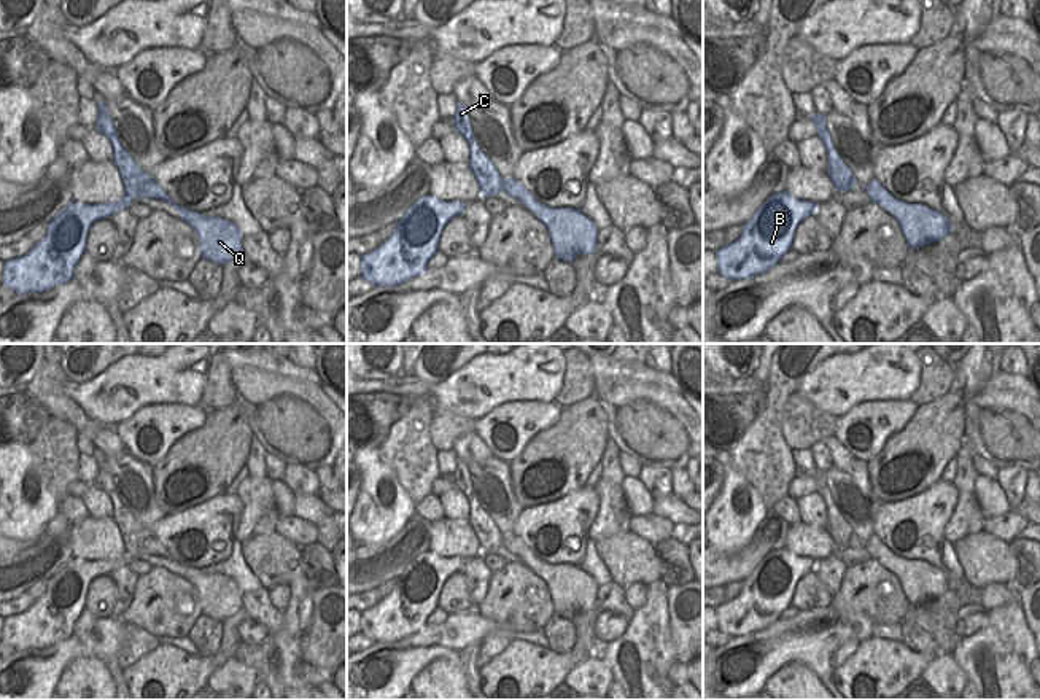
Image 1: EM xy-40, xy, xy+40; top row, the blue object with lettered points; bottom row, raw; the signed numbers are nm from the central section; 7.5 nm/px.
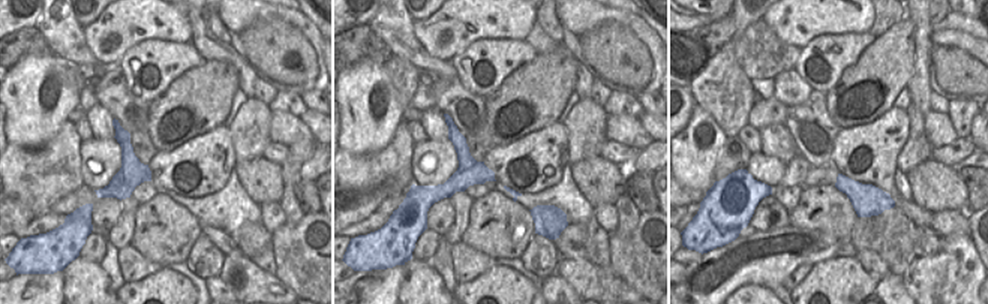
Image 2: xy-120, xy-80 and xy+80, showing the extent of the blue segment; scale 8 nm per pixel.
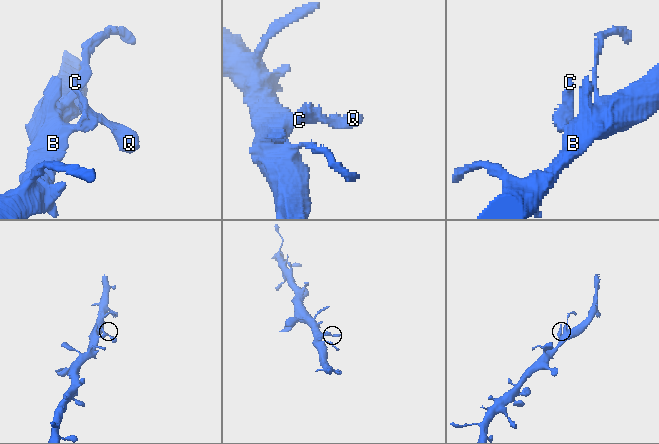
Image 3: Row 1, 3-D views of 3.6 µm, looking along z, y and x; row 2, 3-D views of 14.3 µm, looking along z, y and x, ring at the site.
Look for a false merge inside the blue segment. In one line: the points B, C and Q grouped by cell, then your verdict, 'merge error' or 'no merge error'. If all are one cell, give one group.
B C Q; no merge error

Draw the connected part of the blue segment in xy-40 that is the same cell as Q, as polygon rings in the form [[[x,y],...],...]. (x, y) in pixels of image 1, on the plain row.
[[[99,458],[95,485],[111,500],[111,517],[122,536],[124,554],[108,560],[75,557],[68,560],[51,576],[46,590],[27,611],[5,619],[3,643],[16,651],[25,651],[43,649],[73,636],[73,627],[86,609],[91,581],[102,574],[111,574],[119,565],[127,565],[134,554],[161,555],[180,568],[181,578],[196,587],[204,616],[224,622],[242,611],[242,592],[231,578],[219,573],[204,573],[173,560],[162,542],[135,520],[116,493],[105,458]]]

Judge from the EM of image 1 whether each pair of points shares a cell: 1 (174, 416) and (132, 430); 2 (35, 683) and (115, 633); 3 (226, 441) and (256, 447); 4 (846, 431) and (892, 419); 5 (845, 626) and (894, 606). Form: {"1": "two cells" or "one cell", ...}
{"1": "one cell", "2": "one cell", "3": "two cells", "4": "one cell", "5": "two cells"}

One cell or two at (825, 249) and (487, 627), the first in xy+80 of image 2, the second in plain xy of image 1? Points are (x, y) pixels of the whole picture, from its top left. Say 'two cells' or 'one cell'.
one cell

